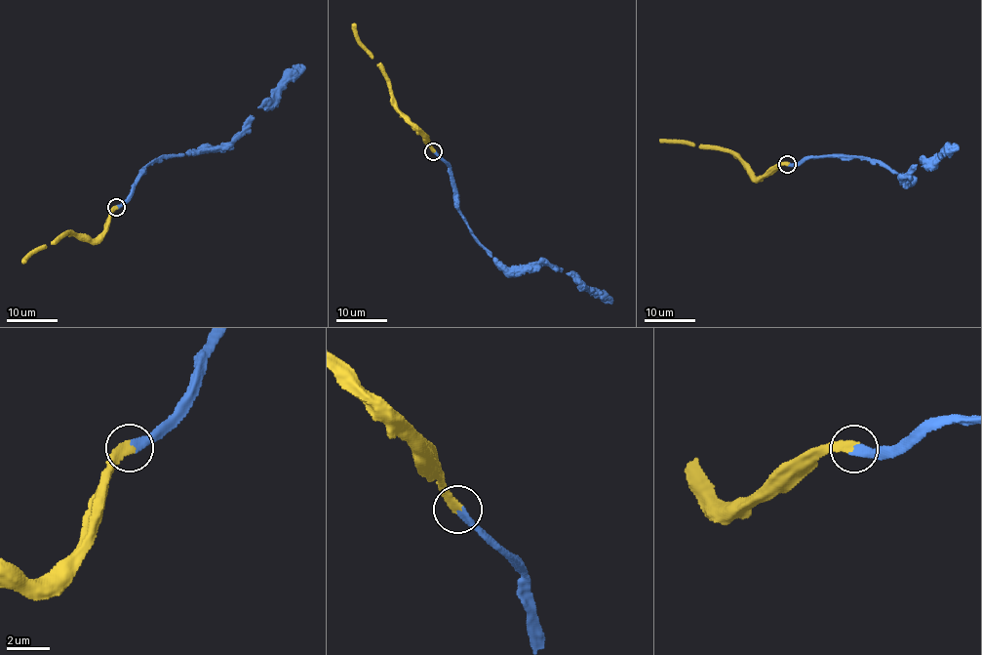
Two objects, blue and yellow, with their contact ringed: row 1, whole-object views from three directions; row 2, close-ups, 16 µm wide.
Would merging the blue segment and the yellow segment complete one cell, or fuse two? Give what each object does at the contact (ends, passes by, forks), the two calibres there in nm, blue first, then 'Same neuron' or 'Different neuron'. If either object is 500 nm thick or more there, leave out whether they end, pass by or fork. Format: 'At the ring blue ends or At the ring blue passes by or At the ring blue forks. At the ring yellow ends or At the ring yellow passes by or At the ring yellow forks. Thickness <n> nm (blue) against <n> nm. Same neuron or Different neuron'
At the ring blue ends. At the ring yellow ends. Thickness 280 nm (blue) against 320 nm. Same neuron

